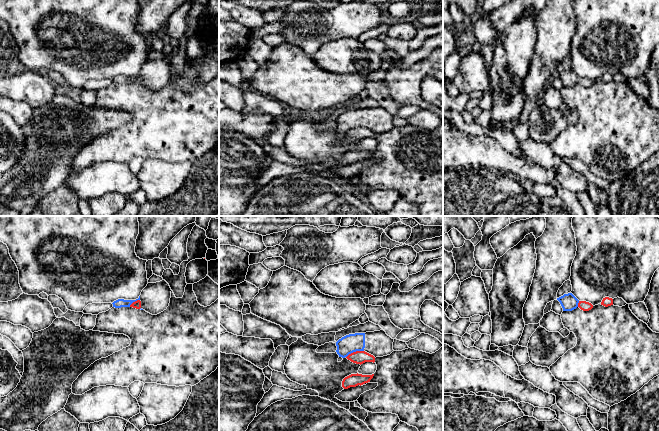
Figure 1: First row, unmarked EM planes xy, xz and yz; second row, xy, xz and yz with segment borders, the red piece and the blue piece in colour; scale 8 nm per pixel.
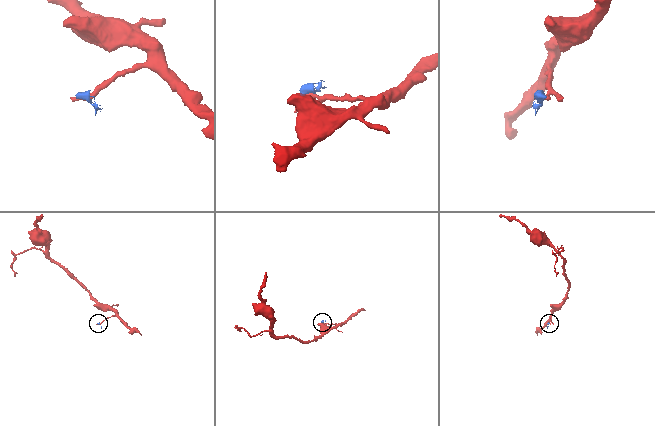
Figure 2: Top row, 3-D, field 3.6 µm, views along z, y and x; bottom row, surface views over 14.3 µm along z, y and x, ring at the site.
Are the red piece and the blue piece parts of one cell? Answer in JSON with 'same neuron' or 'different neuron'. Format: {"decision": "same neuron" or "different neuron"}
{"decision": "different neuron"}

